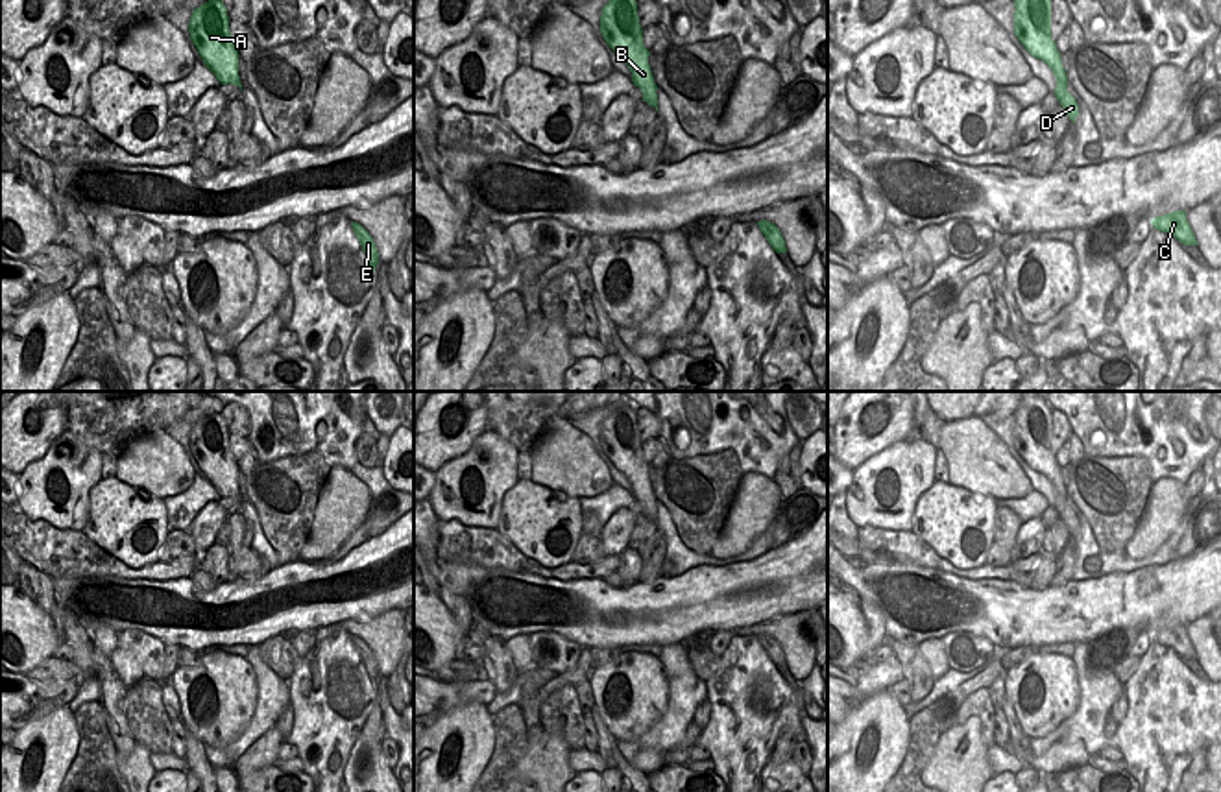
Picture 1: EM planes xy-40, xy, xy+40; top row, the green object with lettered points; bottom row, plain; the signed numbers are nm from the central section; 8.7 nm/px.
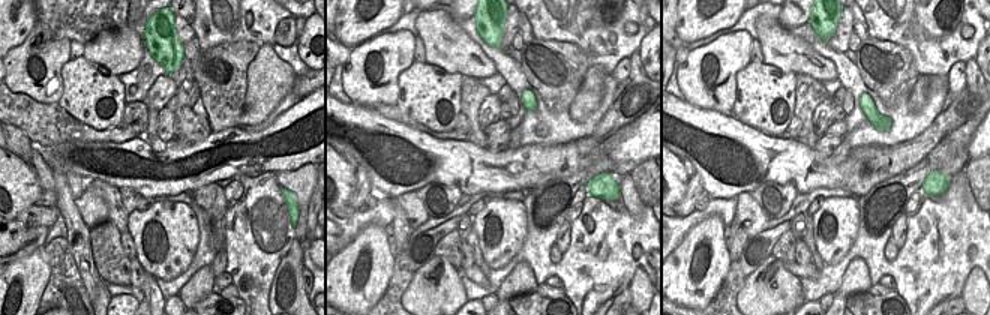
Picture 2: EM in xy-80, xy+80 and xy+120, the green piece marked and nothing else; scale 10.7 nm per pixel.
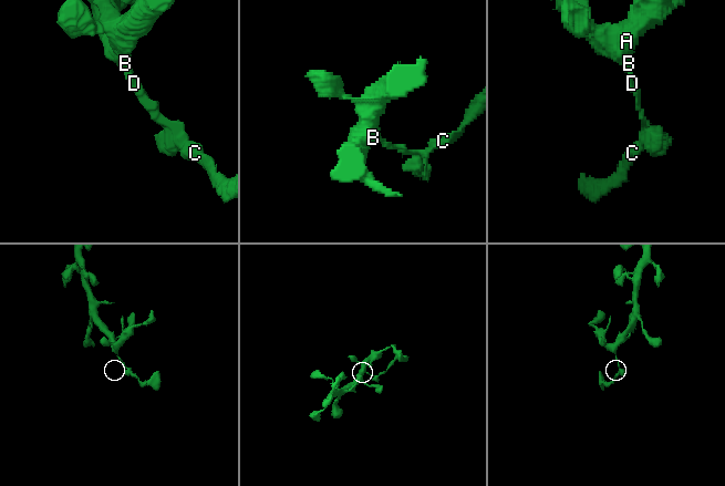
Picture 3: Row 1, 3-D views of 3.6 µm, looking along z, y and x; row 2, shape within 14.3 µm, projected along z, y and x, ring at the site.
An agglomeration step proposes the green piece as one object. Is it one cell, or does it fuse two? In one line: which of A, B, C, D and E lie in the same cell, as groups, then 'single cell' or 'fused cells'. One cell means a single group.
A B C D E | single cell

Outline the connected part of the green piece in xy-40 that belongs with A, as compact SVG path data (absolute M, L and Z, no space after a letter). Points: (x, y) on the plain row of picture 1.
M209 414L196 421L188 436L190 454L196 460L203 478L222 498L236 498L242 504L238 489L238 462L229 445L229 430L222 414Z

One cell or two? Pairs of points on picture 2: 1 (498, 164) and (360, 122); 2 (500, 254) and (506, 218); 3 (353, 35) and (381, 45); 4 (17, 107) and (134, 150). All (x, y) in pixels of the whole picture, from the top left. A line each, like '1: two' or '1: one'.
1: one
2: one
3: two
4: two

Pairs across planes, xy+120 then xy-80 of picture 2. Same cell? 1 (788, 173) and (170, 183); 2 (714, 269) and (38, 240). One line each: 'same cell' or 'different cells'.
1: same cell
2: different cells

